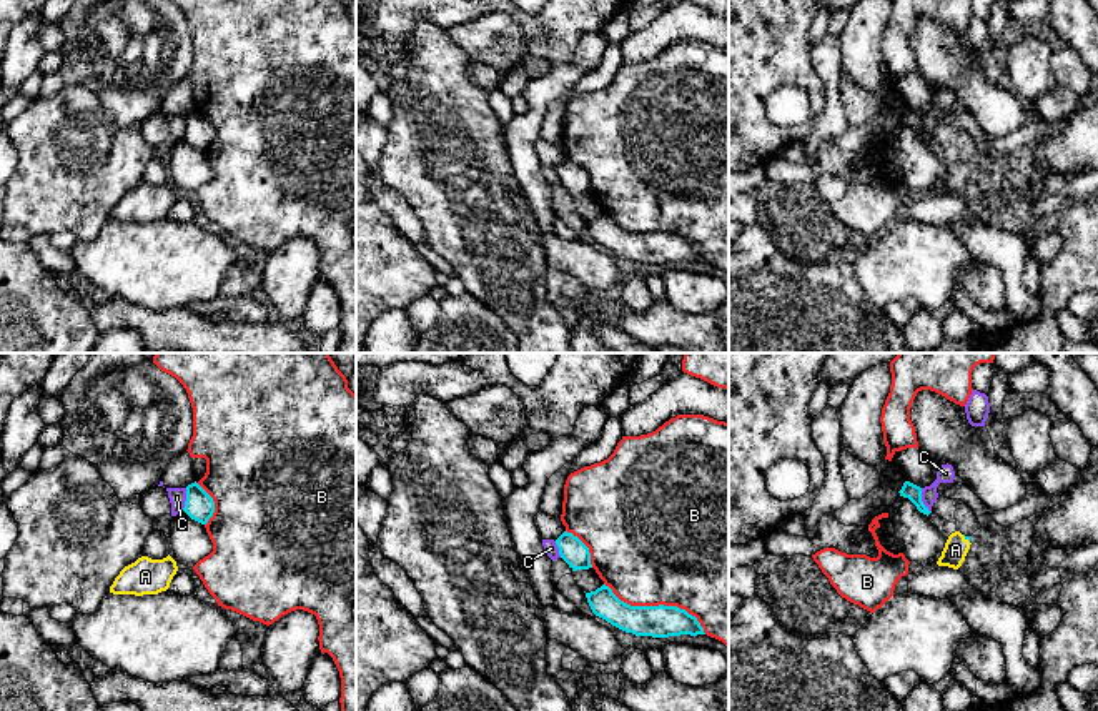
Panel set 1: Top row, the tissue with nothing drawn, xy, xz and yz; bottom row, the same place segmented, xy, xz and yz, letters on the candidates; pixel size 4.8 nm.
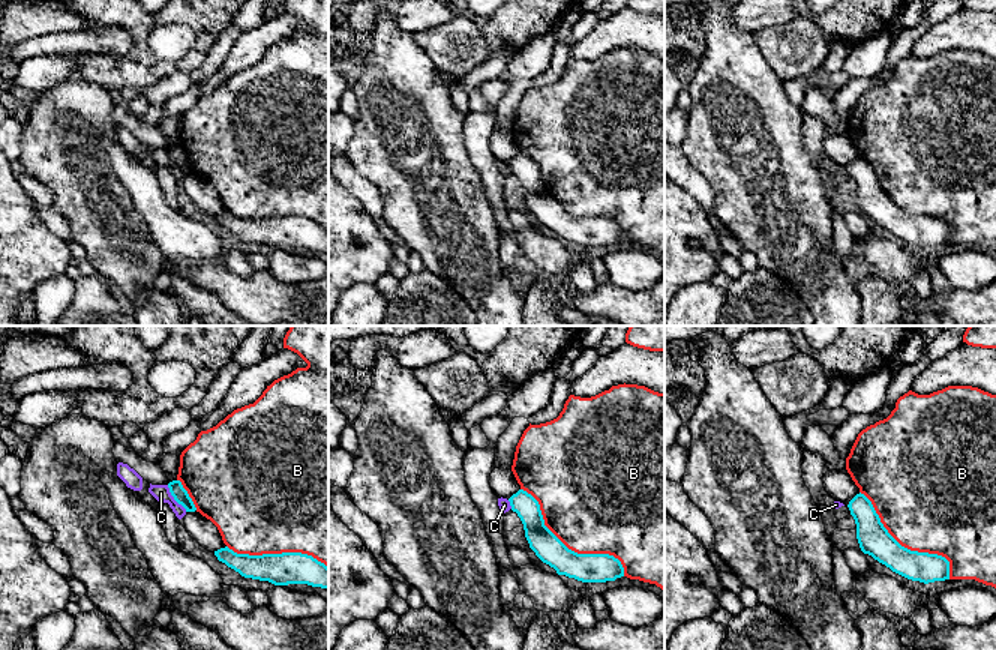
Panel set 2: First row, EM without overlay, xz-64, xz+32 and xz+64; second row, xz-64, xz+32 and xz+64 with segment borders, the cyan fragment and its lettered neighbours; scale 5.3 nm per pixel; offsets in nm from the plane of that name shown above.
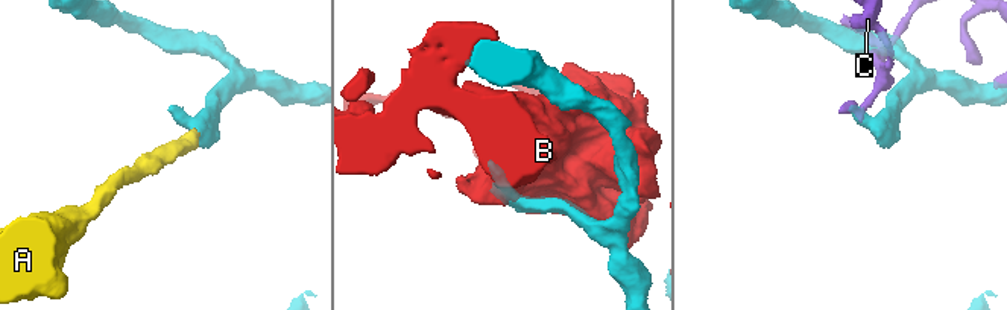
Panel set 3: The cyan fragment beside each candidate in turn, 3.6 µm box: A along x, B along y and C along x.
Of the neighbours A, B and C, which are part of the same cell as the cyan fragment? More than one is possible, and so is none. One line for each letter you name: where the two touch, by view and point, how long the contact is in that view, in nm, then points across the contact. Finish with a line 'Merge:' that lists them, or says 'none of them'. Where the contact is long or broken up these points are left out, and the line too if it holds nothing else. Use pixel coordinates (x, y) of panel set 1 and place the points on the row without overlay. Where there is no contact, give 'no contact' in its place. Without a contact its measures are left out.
A: meets cyan in yz at (965, 165); contact 50 nm long; runs through yz (964, 162), (965, 165), (955, 177)
Merge: A

